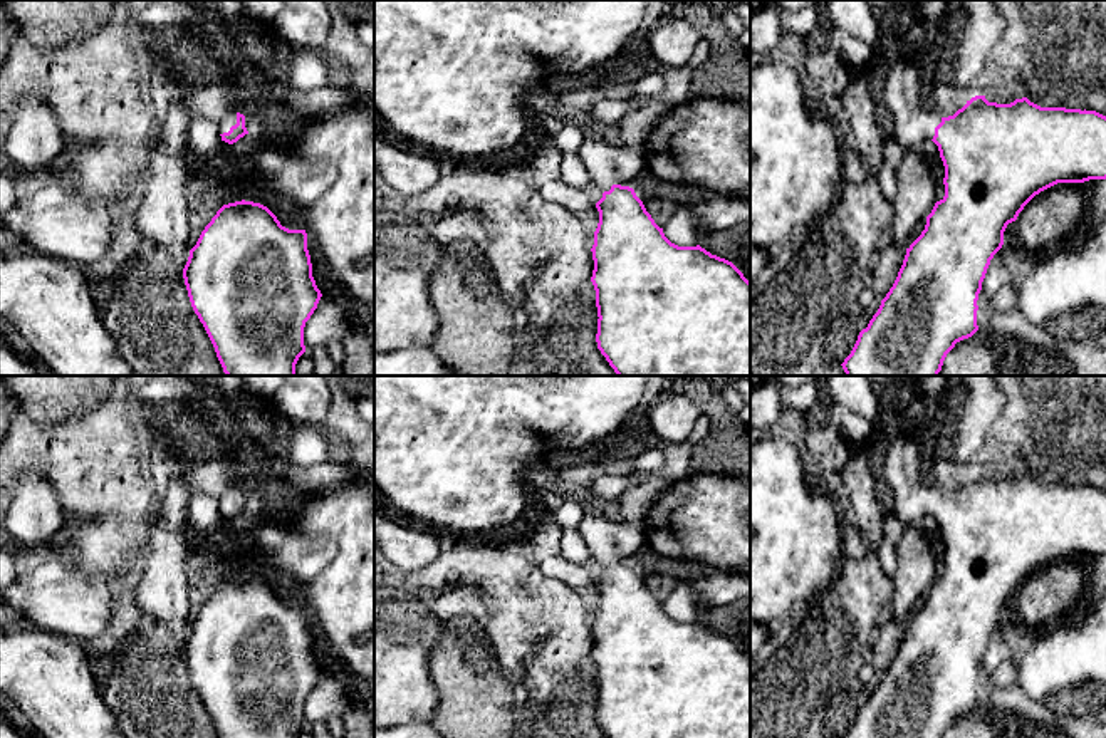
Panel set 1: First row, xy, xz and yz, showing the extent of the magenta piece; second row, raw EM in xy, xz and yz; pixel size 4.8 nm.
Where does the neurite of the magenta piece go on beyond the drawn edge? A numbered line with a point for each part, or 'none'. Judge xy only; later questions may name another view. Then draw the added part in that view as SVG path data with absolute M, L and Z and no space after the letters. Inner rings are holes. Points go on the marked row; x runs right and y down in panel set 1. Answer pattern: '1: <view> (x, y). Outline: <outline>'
1: xy (230, 119). Outline: M237 112L227 114L227 116L218 122L220 134L228 133L230 127L235 126L235 124L237 124Z

